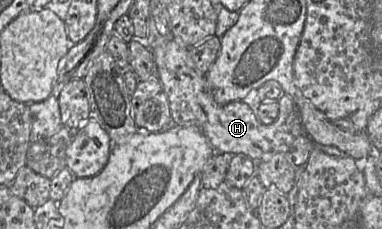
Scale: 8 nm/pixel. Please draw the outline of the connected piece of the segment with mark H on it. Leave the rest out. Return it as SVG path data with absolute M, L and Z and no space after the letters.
M172 39L165 48L157 48L154 55L157 76L169 101L171 125L198 127L216 153L245 154L255 162L269 160L274 154L283 153L294 167L307 163L316 144L305 131L300 111L287 93L283 92L277 100L278 118L270 125L262 124L244 101L219 105L207 86L205 75L198 74L194 69L188 48Z

